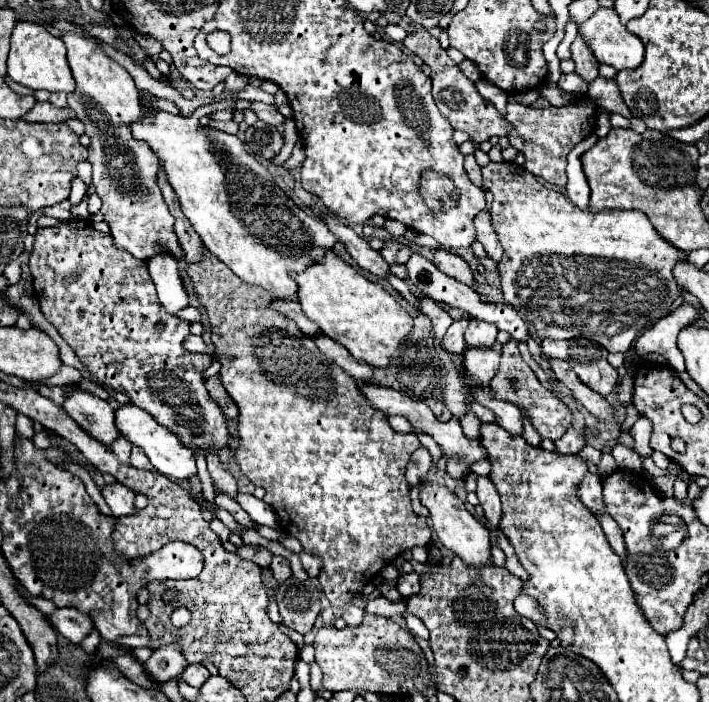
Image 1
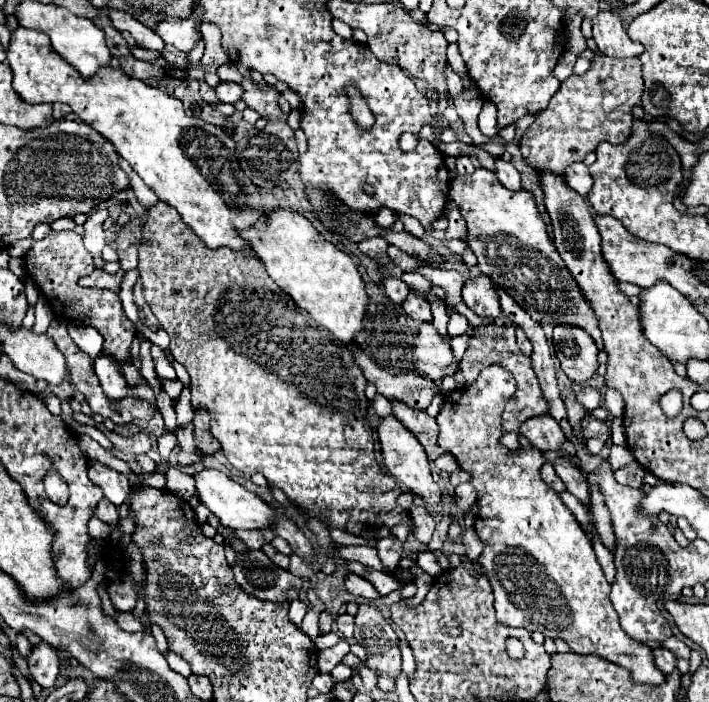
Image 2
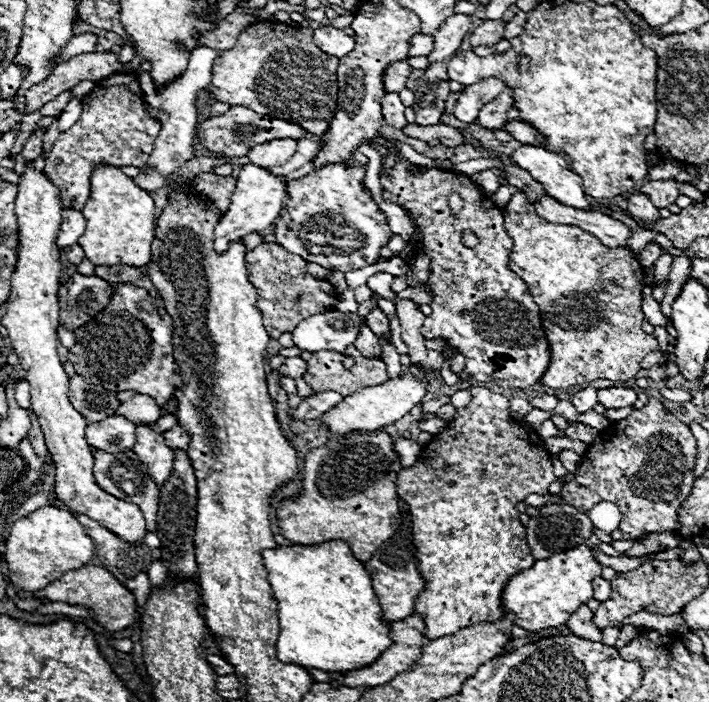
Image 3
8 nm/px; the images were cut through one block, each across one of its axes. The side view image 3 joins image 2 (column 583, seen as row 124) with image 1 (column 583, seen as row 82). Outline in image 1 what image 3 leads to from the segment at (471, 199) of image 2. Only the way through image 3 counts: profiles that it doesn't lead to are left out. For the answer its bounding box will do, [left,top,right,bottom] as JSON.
[482,162,684,352]

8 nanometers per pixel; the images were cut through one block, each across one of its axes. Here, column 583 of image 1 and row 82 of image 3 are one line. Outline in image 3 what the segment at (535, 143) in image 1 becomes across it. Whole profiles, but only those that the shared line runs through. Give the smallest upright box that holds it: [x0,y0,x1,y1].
[44,72,160,210]

